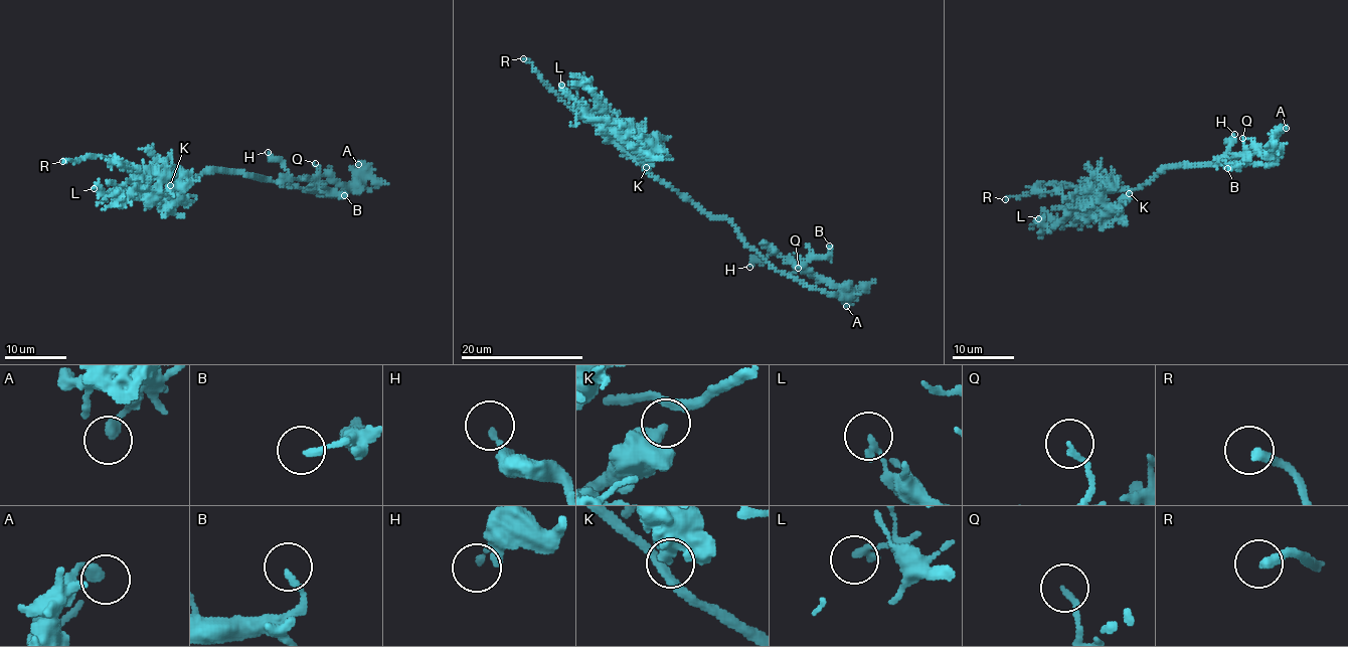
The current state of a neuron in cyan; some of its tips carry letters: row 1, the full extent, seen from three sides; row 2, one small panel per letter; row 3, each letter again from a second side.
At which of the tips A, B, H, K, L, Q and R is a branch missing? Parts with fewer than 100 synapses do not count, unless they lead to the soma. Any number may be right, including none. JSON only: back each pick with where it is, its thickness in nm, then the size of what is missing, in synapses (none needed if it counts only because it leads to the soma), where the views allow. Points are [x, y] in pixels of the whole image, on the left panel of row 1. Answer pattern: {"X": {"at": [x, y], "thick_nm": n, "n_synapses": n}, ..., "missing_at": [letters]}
{"R": {"at": [62, 161], "thick_nm": 300}, "missing_at": ["R"]}

